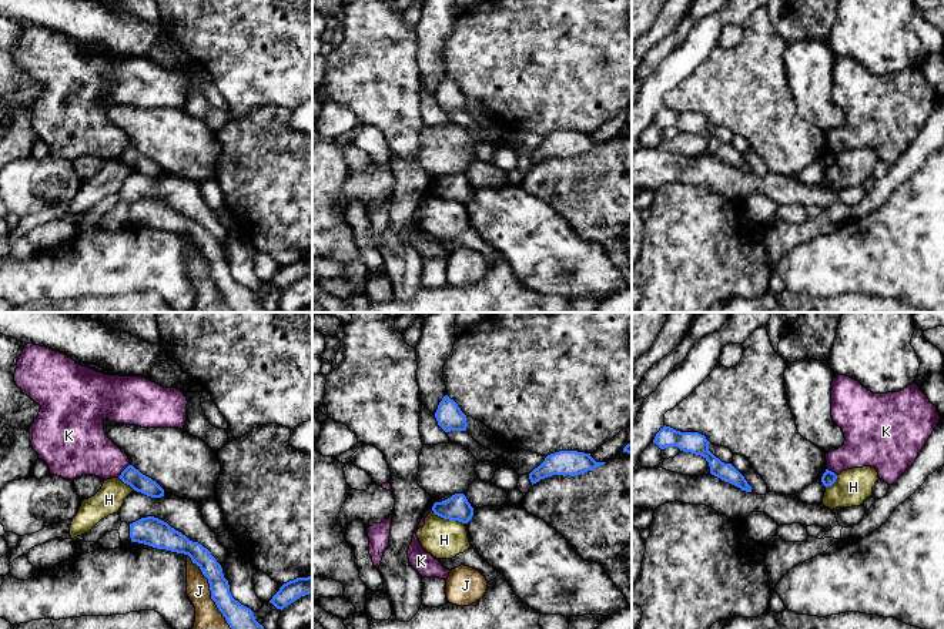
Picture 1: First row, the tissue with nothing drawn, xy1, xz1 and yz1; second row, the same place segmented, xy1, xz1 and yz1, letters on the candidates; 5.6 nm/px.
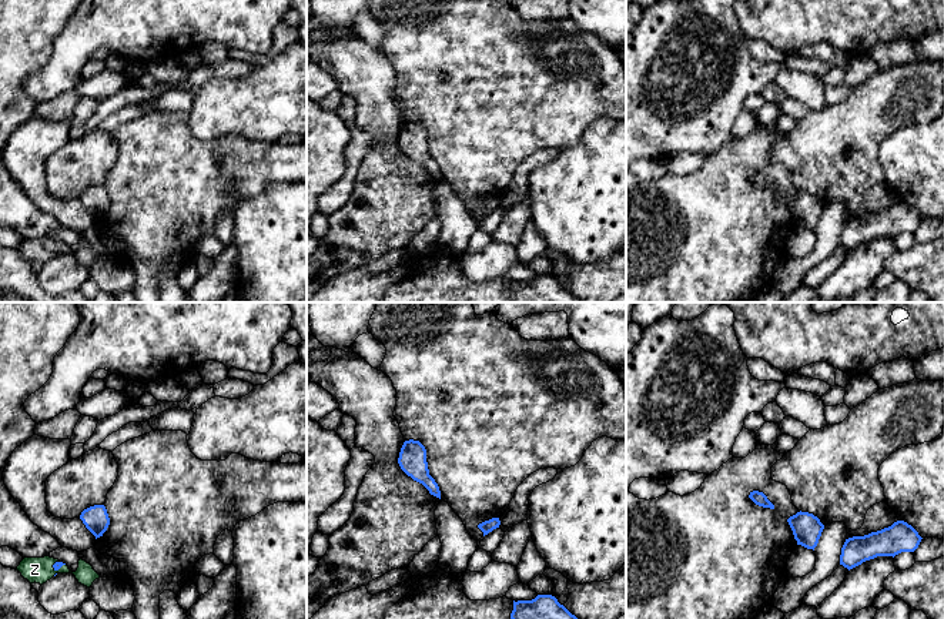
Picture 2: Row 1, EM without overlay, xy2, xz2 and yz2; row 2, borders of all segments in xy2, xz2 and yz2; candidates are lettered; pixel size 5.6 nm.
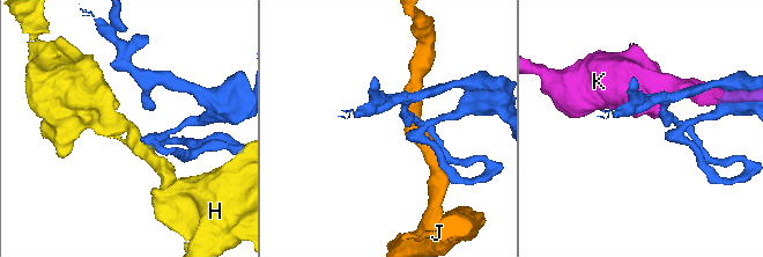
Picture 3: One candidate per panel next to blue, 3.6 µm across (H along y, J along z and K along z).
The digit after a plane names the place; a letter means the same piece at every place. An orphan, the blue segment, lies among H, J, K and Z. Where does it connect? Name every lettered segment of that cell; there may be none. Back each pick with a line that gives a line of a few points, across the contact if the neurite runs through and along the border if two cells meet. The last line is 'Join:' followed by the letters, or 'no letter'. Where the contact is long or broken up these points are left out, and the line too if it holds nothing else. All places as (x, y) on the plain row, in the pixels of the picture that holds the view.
Join: Z

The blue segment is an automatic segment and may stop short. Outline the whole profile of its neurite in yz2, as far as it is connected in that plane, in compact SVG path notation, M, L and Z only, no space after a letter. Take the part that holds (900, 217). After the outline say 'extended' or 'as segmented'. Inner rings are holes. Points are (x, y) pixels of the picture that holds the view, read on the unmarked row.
M897 201L881 211L846 220L841 228L840 245L850 251L877 237L894 238L901 232L914 232L921 220L911 205Z; as segmented

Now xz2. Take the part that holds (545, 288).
M538 275L532 281L513 281L513 302L582 302L552 275Z; as segmented

